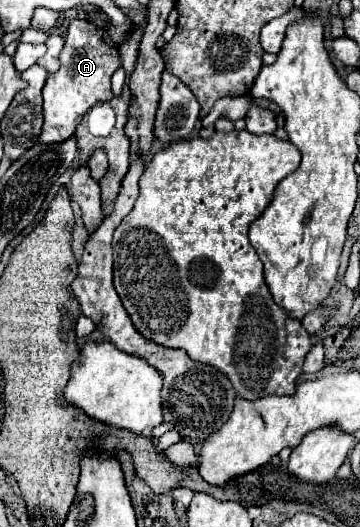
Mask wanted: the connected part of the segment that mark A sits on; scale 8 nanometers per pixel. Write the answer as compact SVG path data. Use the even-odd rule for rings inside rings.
M74 18L66 44L60 52L60 70L50 74L44 86L44 126L38 136L40 144L60 144L74 136L76 126L82 116L98 102L108 102L114 98L110 90L112 74L122 66L118 48L112 44L106 28L96 26L86 18Z

